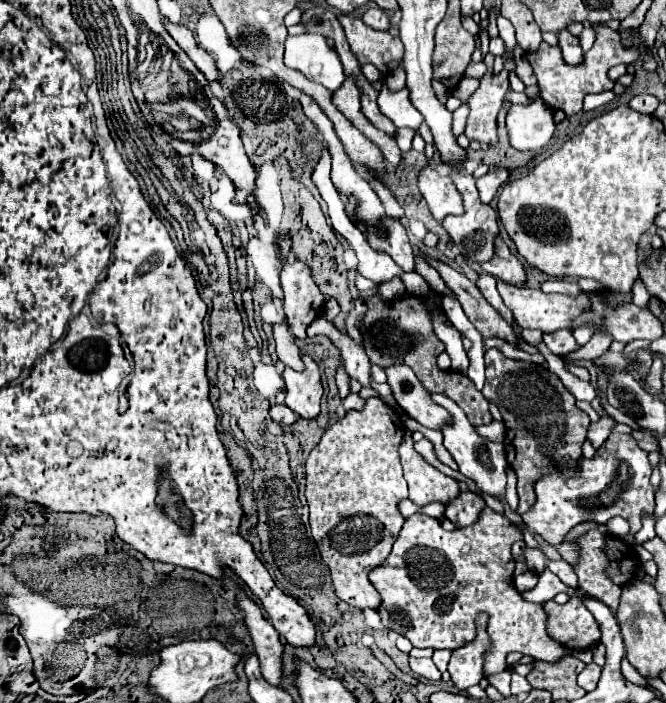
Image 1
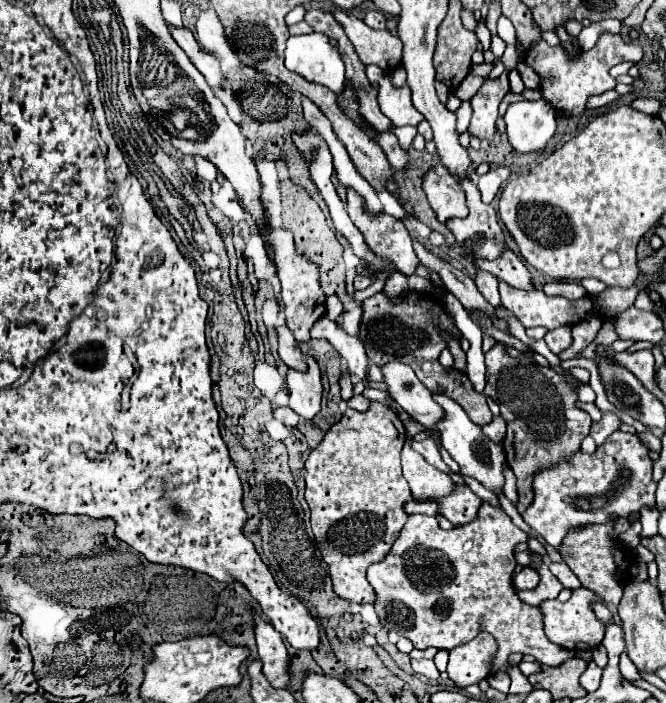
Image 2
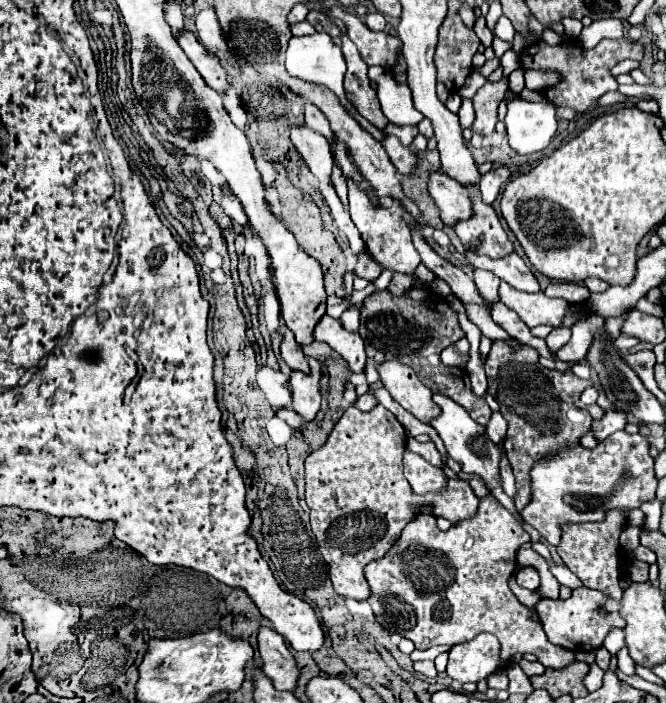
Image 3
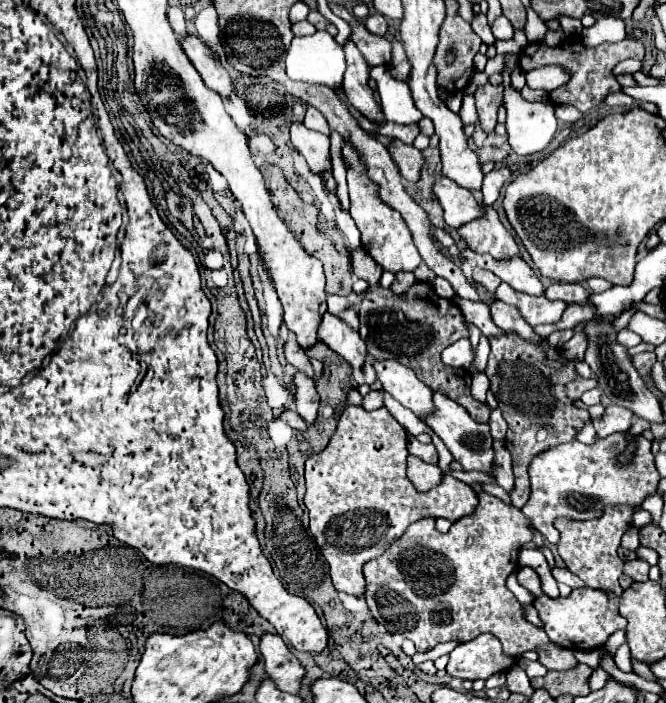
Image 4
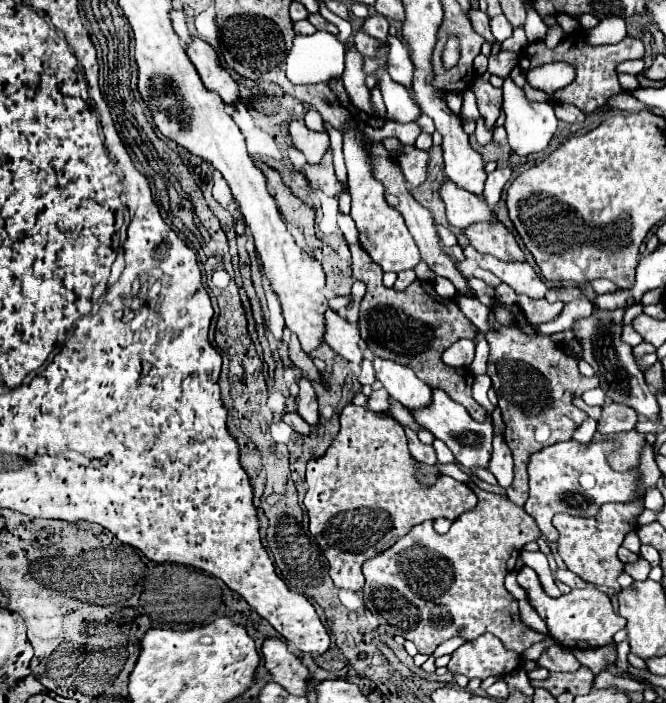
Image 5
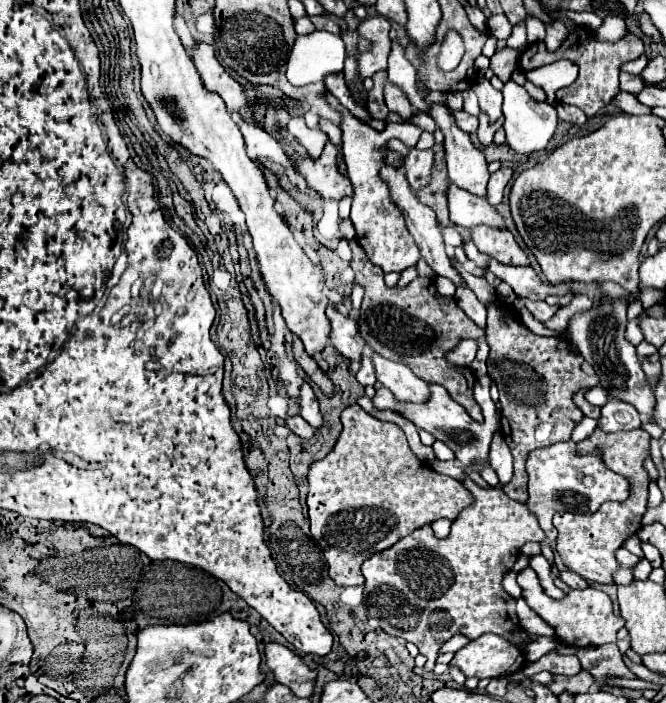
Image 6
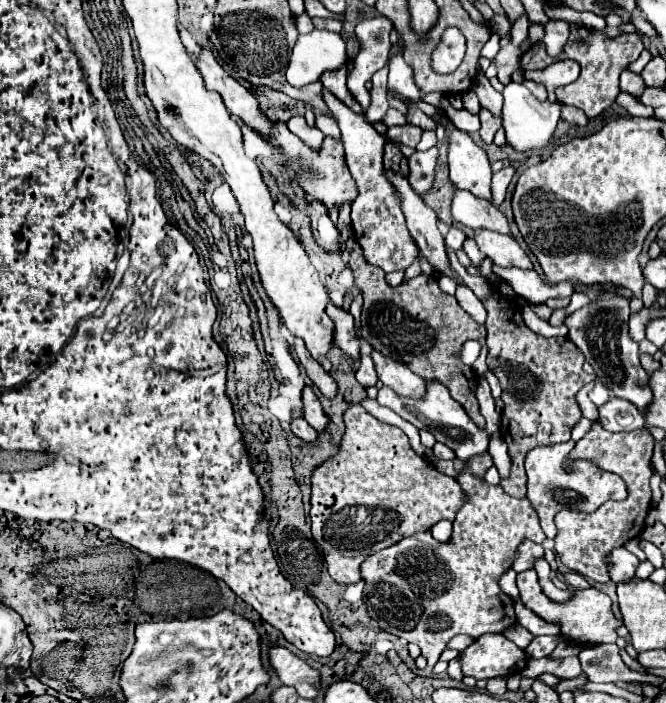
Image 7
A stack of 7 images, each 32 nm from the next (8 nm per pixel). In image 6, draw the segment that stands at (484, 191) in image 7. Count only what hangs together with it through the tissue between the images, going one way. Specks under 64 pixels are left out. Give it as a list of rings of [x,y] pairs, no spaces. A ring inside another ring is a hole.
[[[430,104],[430,116],[446,136],[444,144],[450,182],[476,196],[486,196],[490,172],[484,152],[476,148],[470,136],[456,126],[450,110],[444,104]]]

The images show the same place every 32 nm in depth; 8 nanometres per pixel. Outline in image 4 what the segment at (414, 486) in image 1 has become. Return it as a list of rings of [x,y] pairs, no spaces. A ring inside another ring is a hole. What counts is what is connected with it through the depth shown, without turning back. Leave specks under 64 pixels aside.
[[[408,456],[408,476],[412,478],[414,486],[420,492],[424,492],[424,490],[438,486],[438,482],[442,478],[442,470],[438,466],[432,466],[432,464],[418,460],[416,456]]]

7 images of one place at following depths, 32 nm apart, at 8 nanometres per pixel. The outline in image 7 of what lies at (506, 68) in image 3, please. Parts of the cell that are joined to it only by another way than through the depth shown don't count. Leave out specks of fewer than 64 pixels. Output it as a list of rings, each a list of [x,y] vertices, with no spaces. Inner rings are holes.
[[[510,82],[503,89],[502,94],[504,102],[500,116],[502,116],[502,128],[506,130],[508,144],[512,144],[520,152],[544,148],[556,130],[556,124],[558,124],[560,114],[562,114],[562,104],[550,102],[550,100],[540,102],[538,98],[534,98],[528,92],[528,88],[524,88],[522,84],[516,84],[516,82]]]

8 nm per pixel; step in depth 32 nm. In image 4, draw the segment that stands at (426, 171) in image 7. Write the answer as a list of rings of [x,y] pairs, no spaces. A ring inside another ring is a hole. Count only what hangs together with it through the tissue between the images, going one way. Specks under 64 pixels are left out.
[[[394,140],[390,144],[390,154],[392,154],[392,160],[398,164],[400,168],[400,174],[408,180],[408,182],[418,182],[420,180],[420,172],[422,172],[422,166],[424,166],[424,154],[414,148],[414,146],[406,146],[398,140]]]

